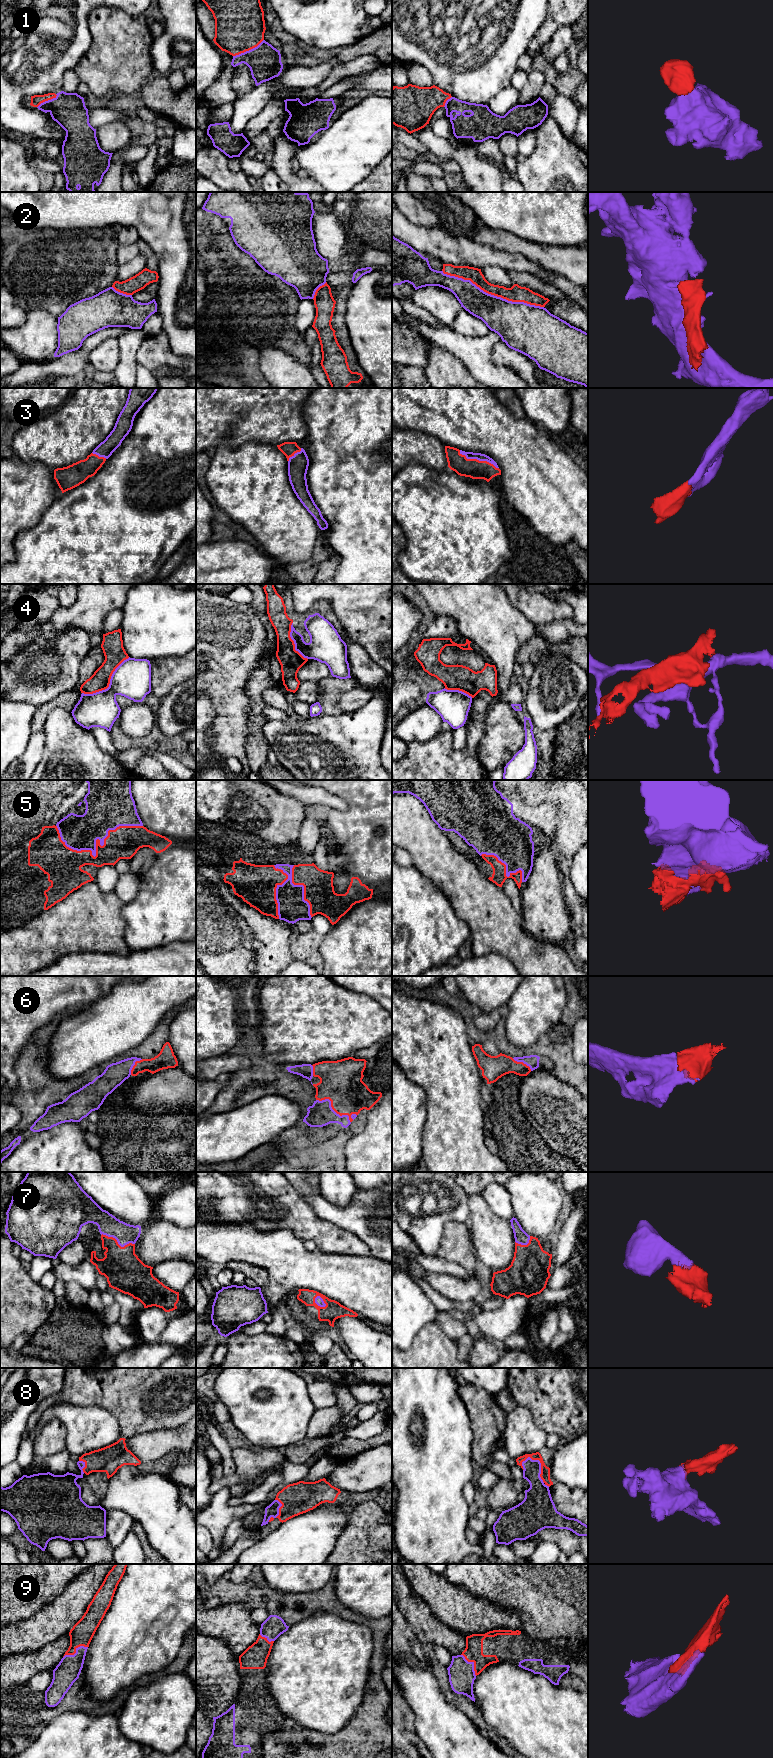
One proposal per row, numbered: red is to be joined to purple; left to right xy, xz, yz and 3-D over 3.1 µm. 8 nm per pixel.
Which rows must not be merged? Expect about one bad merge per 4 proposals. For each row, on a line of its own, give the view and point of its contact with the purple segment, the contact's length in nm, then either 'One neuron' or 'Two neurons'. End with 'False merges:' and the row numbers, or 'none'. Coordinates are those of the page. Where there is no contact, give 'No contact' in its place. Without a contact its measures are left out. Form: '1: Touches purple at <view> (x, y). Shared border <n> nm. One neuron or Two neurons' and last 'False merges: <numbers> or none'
1: Touches purple at xz (249, 50). Shared border 280 nm. One neuron
2: Touches purple at yz (492, 295). Shared border 850 nm. One neuron
3: Touches purple at yz (478, 459). Shared border 360 nm. One neuron
4: Touches purple at xy (109, 684). Shared border 480 nm. Two neurons
5: Touches purple at xy (95, 844). Shared border 700 nm. One neuron
6: Touches purple at xz (333, 1110). Shared border 360 nm. One neuron
7: Touches purple at xy (117, 1241). Shared border 280 nm. One neuron
8: Touches purple at yz (540, 1466). Shared border 260 nm. One neuron
9: Touches purple at xy (76, 1651). Shared border 220 nm. One neuron
False merges: 4

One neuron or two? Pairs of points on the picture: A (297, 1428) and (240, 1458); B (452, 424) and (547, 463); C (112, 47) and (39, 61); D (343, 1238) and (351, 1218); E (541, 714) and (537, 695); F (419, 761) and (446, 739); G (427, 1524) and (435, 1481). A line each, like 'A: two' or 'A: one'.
A: two
B: one
C: two
D: two
E: one
F: one
G: one

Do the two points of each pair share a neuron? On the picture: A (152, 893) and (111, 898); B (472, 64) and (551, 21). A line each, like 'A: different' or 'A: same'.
A: different
B: different

